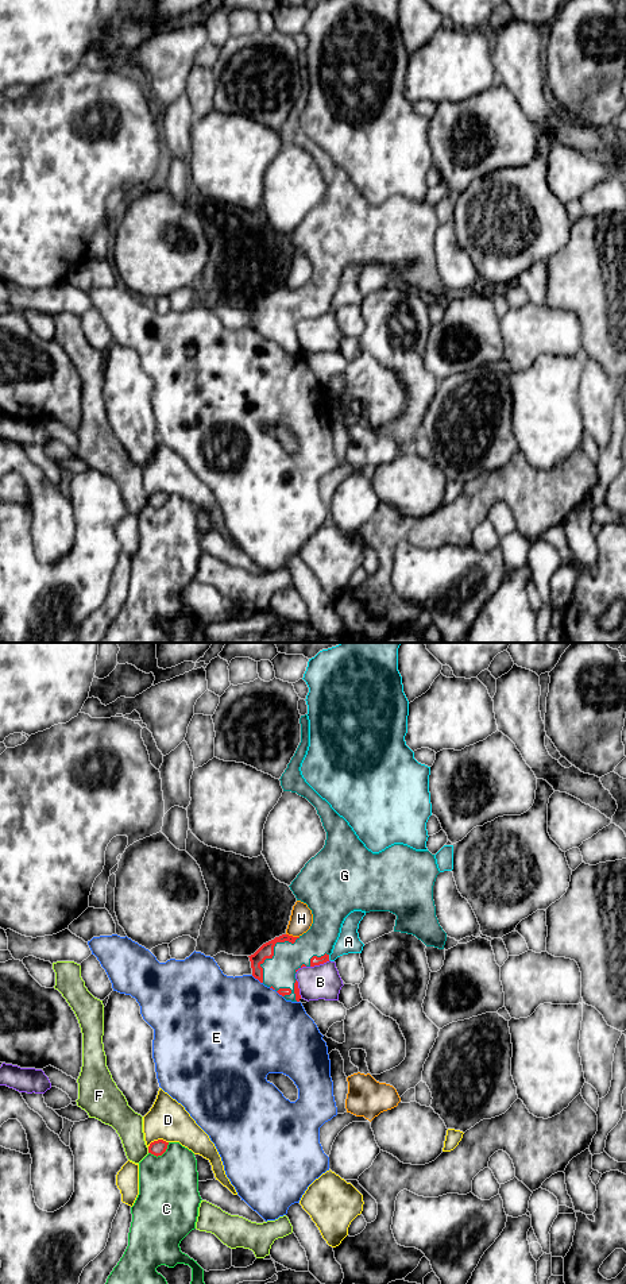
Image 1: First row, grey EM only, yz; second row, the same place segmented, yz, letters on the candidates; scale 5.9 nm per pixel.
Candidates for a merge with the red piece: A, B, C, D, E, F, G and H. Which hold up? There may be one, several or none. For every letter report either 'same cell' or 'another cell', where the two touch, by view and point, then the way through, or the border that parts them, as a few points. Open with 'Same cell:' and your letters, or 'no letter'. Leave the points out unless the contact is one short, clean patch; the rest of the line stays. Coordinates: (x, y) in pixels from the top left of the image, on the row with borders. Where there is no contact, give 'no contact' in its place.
Same cell: G
A: another cell; contact yz (328, 957)
B: another cell; contact yz (320, 963)
C: another cell; contact yz (161, 1155)
D: another cell; contact yz (157, 1141)
E: another cell; contact yz (257, 978)
F: another cell; contact yz (149, 1151)
G: same cell; contact yz (273, 952)
H: another cell; contact yz (292, 936); border yz (286, 933), (298, 937)

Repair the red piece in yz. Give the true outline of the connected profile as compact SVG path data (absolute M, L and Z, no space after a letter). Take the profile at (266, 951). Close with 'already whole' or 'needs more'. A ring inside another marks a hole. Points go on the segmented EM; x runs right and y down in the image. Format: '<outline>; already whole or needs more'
M301 716L301 743L281 776L283 791L297 793L317 810L326 832L324 848L312 857L289 886L297 901L308 905L313 914L310 929L300 937L282 934L263 944L248 956L252 976L275 990L286 1000L300 1002L295 973L302 967L314 967L329 961L344 918L353 910L390 911L397 915L394 932L416 936L426 946L444 949L447 933L436 917L433 886L440 874L434 855L416 851L403 844L394 844L379 853L372 853L358 838L348 822L322 799L302 778L300 767L309 747L309 720Z; needs more

